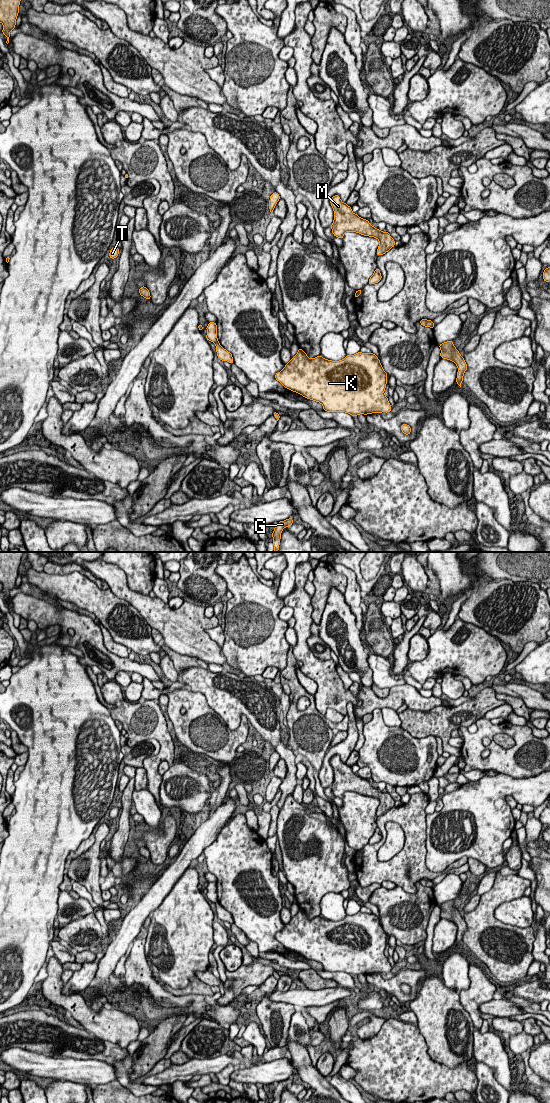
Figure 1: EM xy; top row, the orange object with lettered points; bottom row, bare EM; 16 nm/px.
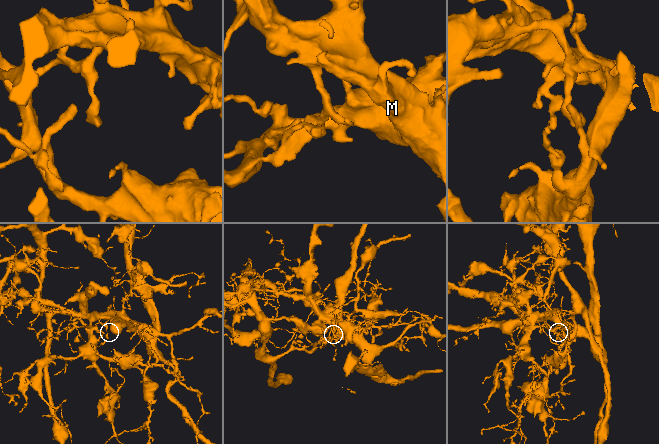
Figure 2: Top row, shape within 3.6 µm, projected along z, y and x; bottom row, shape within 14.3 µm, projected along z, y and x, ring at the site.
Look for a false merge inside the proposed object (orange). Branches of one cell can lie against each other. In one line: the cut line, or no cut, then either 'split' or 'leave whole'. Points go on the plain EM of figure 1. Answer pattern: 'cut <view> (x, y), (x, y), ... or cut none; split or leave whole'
cut xy (217, 901), (215, 903); split

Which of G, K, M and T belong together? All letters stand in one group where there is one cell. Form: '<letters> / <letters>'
G M T / K

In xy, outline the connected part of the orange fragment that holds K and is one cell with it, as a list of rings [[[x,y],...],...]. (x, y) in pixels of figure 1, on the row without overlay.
[[[299,908],[290,922],[275,934],[275,939],[285,948],[321,963],[324,971],[345,972],[357,976],[391,972],[392,967],[384,954],[387,936],[380,920],[373,913],[358,912],[355,915],[347,915],[340,921],[332,921],[322,916],[309,919]]]

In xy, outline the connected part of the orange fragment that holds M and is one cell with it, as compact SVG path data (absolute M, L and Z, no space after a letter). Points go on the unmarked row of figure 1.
M339 755L333 756L330 763L334 771L334 781L331 789L335 797L342 799L344 793L348 791L375 797L379 800L376 812L379 816L385 814L395 806L395 801L388 792L380 791L378 788L373 787L368 780L354 774L351 767L341 761Z

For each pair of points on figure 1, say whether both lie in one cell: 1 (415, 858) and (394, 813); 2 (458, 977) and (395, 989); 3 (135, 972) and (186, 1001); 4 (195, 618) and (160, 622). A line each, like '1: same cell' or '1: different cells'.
1: same cell
2: different cells
3: same cell
4: same cell

